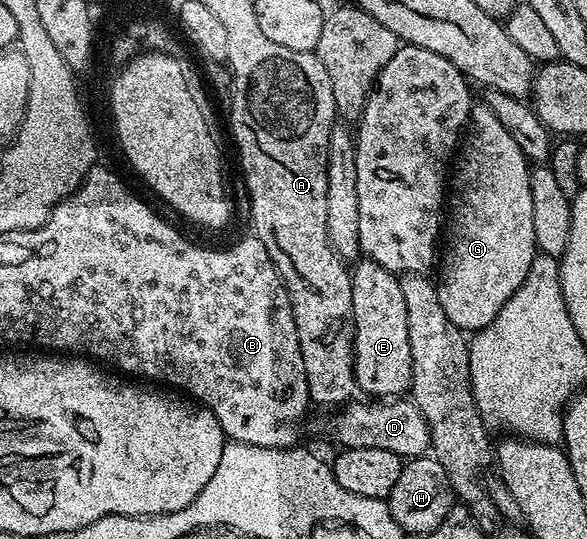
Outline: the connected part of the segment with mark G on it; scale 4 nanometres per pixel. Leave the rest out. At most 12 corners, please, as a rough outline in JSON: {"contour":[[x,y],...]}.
{"contour":[[487,104],[450,176],[438,302],[475,334],[538,254],[530,161]]}

